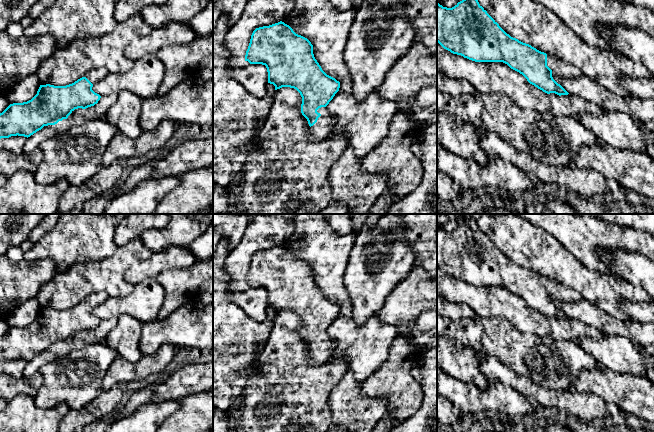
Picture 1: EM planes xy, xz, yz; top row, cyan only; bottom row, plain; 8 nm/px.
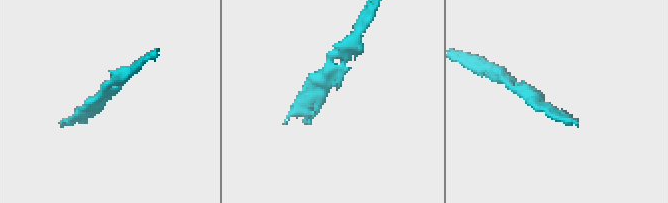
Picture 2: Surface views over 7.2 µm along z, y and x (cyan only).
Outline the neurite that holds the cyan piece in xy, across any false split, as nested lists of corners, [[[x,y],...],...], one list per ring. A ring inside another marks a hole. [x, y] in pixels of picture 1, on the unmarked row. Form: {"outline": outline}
{"outline": [[[100,291],[66,310],[40,309],[31,324],[10,328],[0,337],[0,363],[17,359],[28,362],[44,350],[67,343],[75,333],[94,330],[101,320],[92,311],[108,298]]]}

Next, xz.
{"outline": [[[282,245],[256,252],[245,285],[265,289],[268,307],[273,308],[275,314],[290,311],[300,317],[301,337],[310,350],[312,365],[331,357],[336,343],[326,330],[339,315],[340,306],[322,294],[307,262],[296,258]]]}

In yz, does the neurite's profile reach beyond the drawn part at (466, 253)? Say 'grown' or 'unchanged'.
grown

